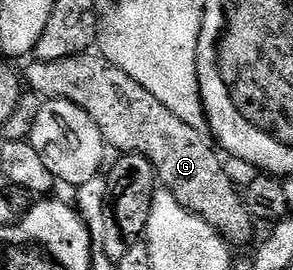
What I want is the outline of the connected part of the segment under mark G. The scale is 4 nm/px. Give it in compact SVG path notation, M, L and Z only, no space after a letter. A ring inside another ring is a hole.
M82 54L55 62L34 59L29 63L33 64L27 65L25 72L23 68L28 91L38 92L42 101L66 100L83 109L91 122L99 126L110 149L118 148L118 153L147 158L157 174L160 187L171 193L175 202L182 204L191 214L206 220L230 245L245 244L252 238L255 219L249 213L242 193L239 190L237 193L221 161L222 153L202 129L187 126L183 118L175 118L155 94L143 90L135 78L119 70L119 66L103 55Z

